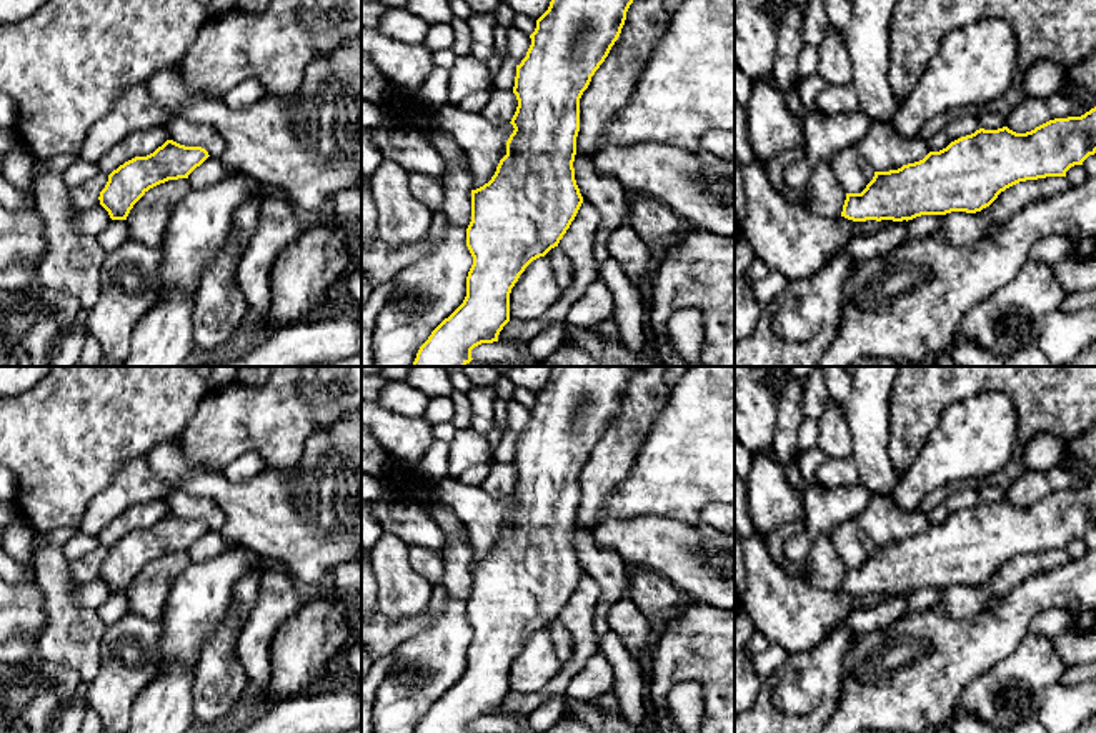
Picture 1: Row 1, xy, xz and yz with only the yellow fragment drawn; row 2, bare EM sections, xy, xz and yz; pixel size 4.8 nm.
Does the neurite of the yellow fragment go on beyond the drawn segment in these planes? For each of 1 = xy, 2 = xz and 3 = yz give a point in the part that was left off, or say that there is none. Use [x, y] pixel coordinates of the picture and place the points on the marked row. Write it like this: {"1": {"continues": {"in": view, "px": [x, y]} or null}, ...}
{"1": {"continues": null}, "2": {"continues": null}, "3": {"continues": null}}

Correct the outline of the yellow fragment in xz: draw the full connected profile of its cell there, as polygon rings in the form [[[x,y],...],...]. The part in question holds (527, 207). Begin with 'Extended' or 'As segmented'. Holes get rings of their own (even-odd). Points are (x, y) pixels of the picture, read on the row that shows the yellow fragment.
As segmented. [[[551,0],[530,35],[526,57],[516,65],[518,107],[506,155],[483,187],[471,190],[466,247],[473,265],[463,303],[420,347],[411,366],[465,366],[471,350],[498,342],[510,322],[510,293],[525,268],[545,257],[575,220],[583,197],[575,180],[580,98],[618,40],[633,0]]]

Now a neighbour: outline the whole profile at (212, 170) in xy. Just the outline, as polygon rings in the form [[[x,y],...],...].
[[[208,157],[200,167],[197,167],[188,175],[187,180],[192,185],[192,188],[205,188],[222,182],[232,173],[233,172],[225,167],[222,158]]]

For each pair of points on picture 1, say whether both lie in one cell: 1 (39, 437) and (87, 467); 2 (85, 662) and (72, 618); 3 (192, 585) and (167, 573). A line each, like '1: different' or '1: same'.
1: same
2: same
3: different

